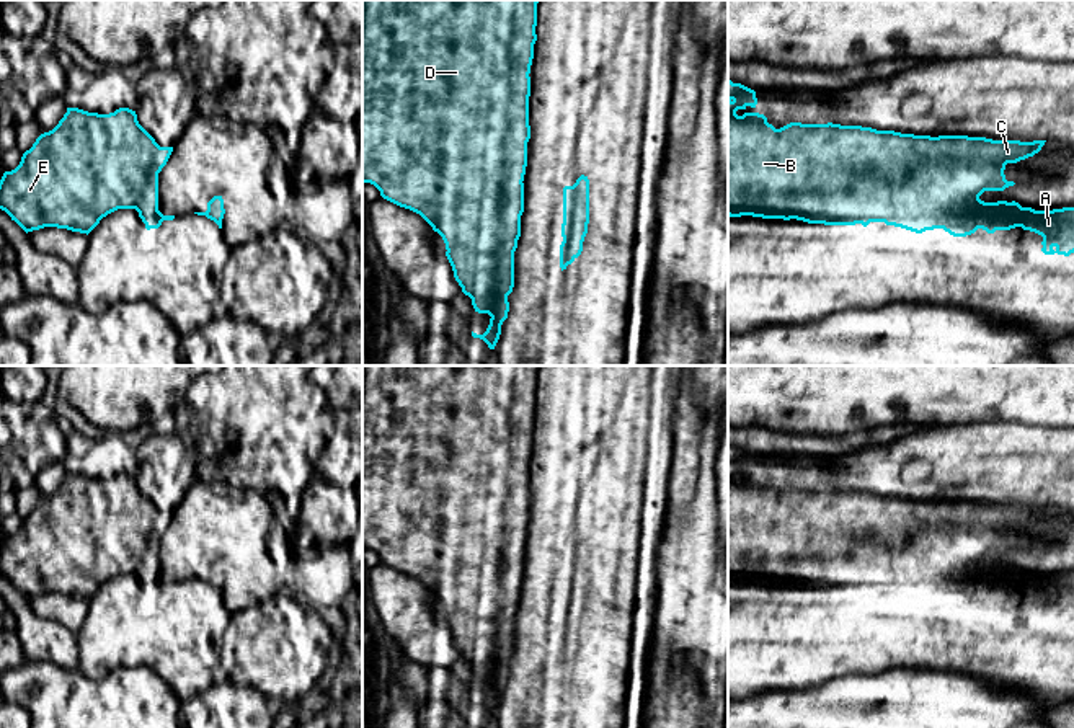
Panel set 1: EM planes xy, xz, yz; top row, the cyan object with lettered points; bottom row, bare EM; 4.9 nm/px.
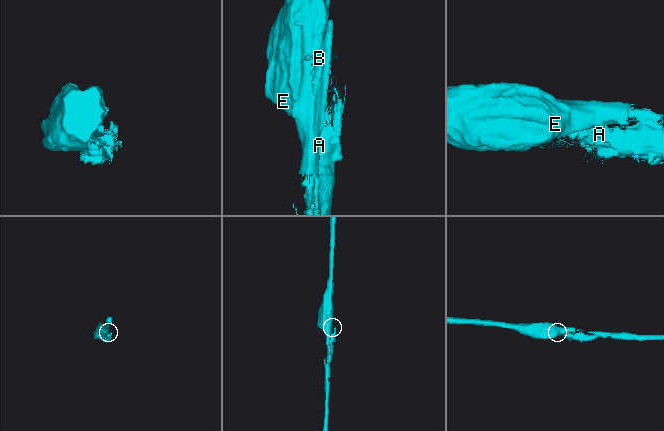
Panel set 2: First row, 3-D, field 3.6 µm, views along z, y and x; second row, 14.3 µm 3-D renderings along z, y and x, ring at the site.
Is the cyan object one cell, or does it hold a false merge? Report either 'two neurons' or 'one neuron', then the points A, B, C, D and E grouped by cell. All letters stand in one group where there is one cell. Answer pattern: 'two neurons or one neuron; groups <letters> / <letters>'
one neuron; groups A B C D E

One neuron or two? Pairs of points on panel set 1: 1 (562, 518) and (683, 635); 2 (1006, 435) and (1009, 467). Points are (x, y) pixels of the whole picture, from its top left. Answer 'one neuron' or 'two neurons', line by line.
1: two neurons
2: one neuron

